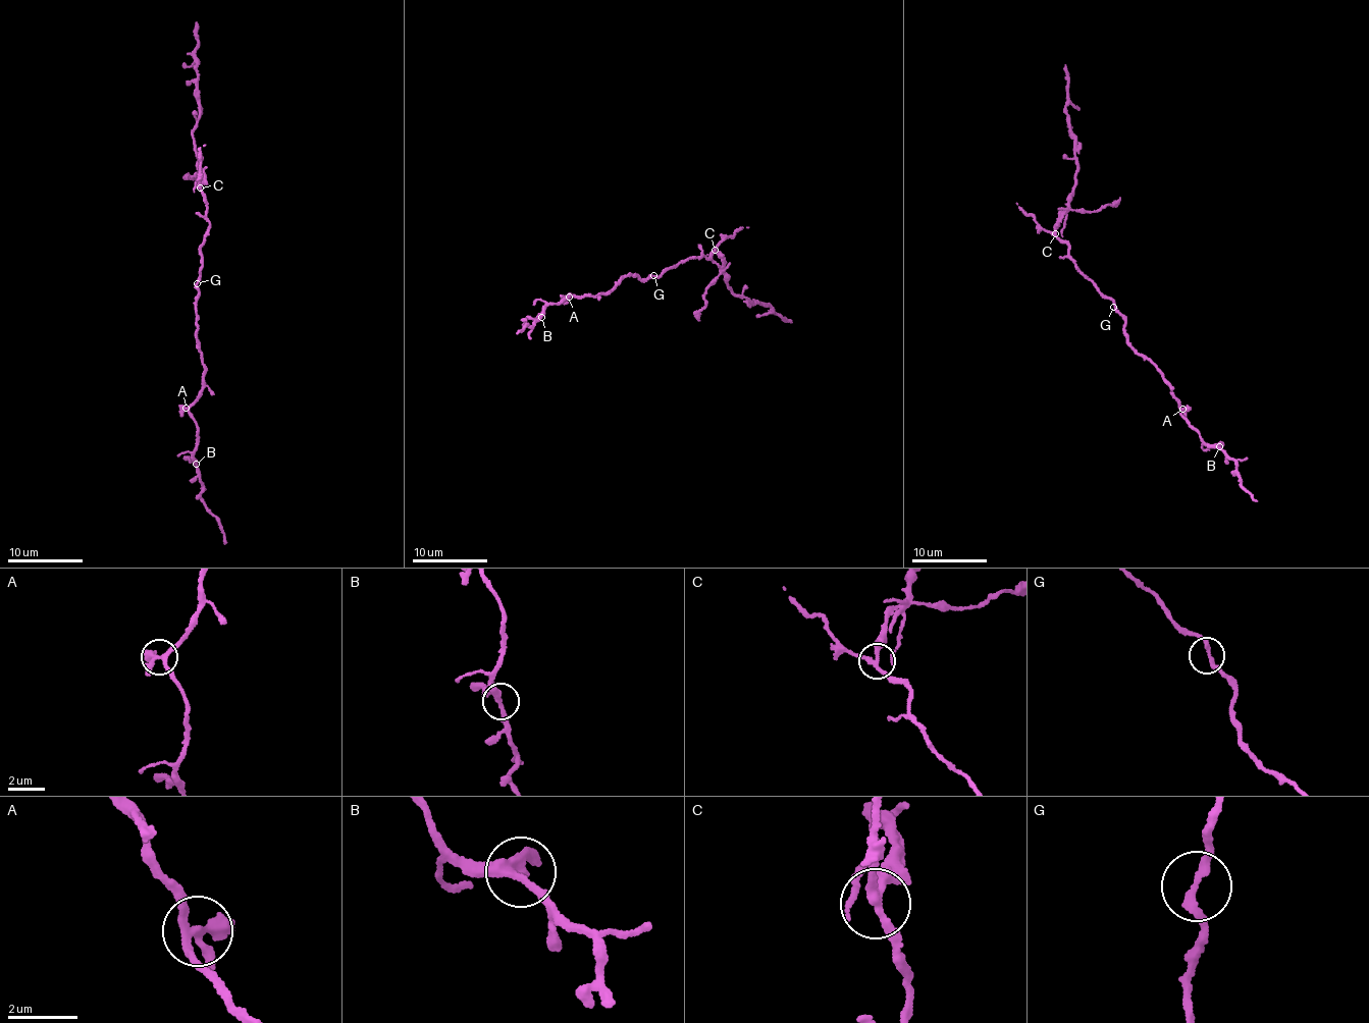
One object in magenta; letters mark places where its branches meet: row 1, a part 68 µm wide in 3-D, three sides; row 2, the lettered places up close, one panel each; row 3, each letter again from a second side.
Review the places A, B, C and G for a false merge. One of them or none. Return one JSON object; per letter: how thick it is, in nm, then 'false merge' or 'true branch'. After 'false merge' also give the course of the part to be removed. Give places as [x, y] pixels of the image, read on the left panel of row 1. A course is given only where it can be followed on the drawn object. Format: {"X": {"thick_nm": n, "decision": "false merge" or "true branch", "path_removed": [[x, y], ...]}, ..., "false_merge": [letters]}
{"A": {"thick_nm": 280, "decision": "true branch"}, "B": {"thick_nm": 260, "decision": "true branch"}, "C": {"thick_nm": 220, "decision": "false merge", "path_removed": [[199, 187], [203, 170], [195, 146], [194, 129], [199, 117], [196, 22]]}, "G": {"thick_nm": 200, "decision": "true branch"}, "false_merge": ["C"]}

